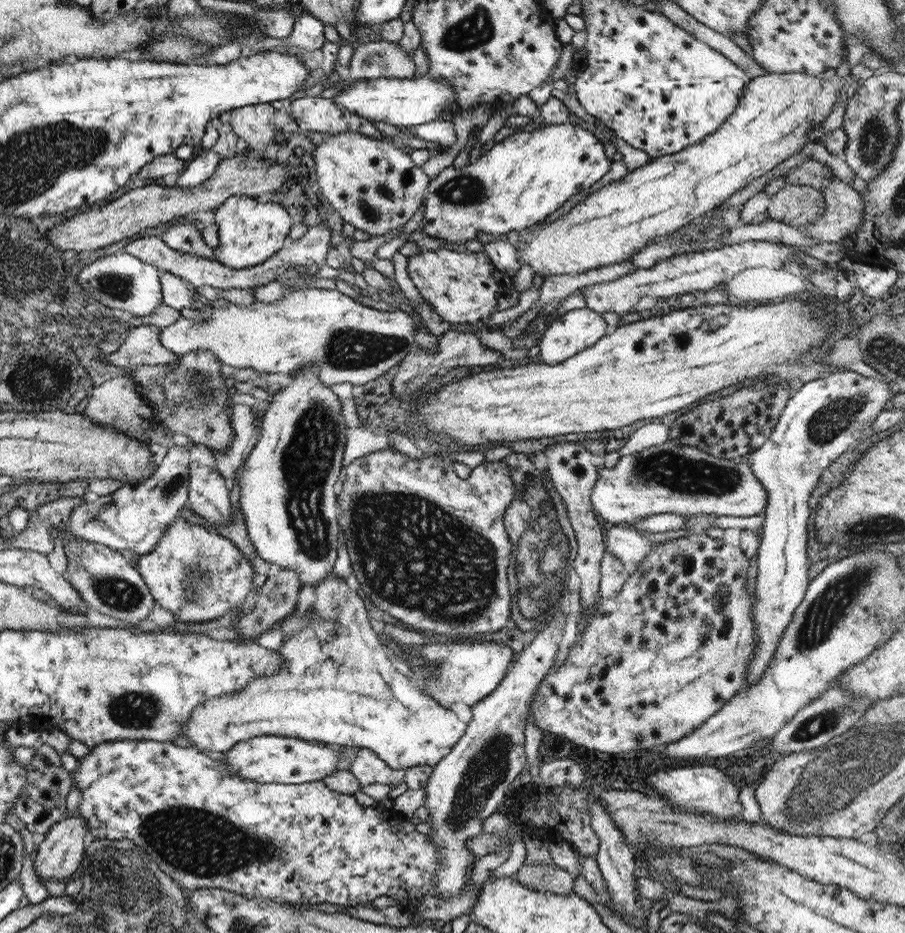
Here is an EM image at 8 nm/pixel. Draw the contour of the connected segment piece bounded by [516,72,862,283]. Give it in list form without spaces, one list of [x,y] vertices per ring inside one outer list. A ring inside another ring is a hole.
[[[796,72],[765,73],[750,79],[732,113],[701,142],[679,152],[650,159],[647,164],[629,170],[619,180],[608,182],[593,192],[583,192],[567,202],[563,215],[557,220],[545,224],[543,219],[521,231],[516,245],[516,260],[522,267],[521,276],[524,280],[539,283],[551,276],[581,274],[585,270],[621,263],[647,244],[682,231],[694,219],[713,212],[734,192],[747,187],[753,179],[799,152],[810,142],[808,134],[812,128],[822,123],[833,110],[837,102],[837,90],[843,89],[849,99],[856,94],[861,82],[861,79],[851,74],[841,78],[832,75],[824,79]]]

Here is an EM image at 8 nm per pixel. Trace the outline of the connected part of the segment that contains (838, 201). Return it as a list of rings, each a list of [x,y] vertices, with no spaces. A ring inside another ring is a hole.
[[[833,175],[819,191],[822,192],[823,213],[801,227],[801,234],[818,243],[847,239],[861,225],[863,200],[860,193]]]

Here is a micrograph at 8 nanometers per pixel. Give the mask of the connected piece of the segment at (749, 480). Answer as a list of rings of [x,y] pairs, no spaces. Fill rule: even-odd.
[[[667,440],[659,446],[619,457],[613,468],[599,469],[595,486],[590,492],[592,512],[611,525],[631,524],[652,514],[673,513],[681,516],[711,514],[715,516],[755,516],[764,512],[768,498],[761,483],[755,478],[752,468],[745,463],[715,458],[689,444]]]

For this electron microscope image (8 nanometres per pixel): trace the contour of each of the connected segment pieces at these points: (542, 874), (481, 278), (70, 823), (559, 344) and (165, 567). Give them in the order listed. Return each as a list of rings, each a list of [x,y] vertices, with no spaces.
[[[553,862],[545,865],[522,864],[514,876],[522,885],[536,891],[551,891],[562,895],[573,893],[571,887],[575,876],[557,867]]]
[[[448,249],[419,251],[407,257],[407,276],[421,298],[451,324],[476,323],[487,317],[504,288],[493,279],[495,267],[484,253],[456,252]]]
[[[79,813],[64,816],[59,822],[55,822],[48,831],[40,838],[37,838],[34,852],[36,857],[32,862],[34,873],[37,872],[38,881],[52,879],[54,882],[71,876],[77,870],[84,855],[83,838],[87,836],[88,828]]]
[[[583,306],[568,310],[549,323],[538,340],[538,362],[554,365],[589,348],[604,336],[606,322],[600,313]]]
[[[180,516],[161,531],[150,553],[133,554],[130,564],[141,575],[154,602],[169,610],[175,621],[184,623],[207,622],[227,615],[229,608],[245,600],[247,593],[252,590],[251,579],[255,575],[249,561],[228,538]]]

